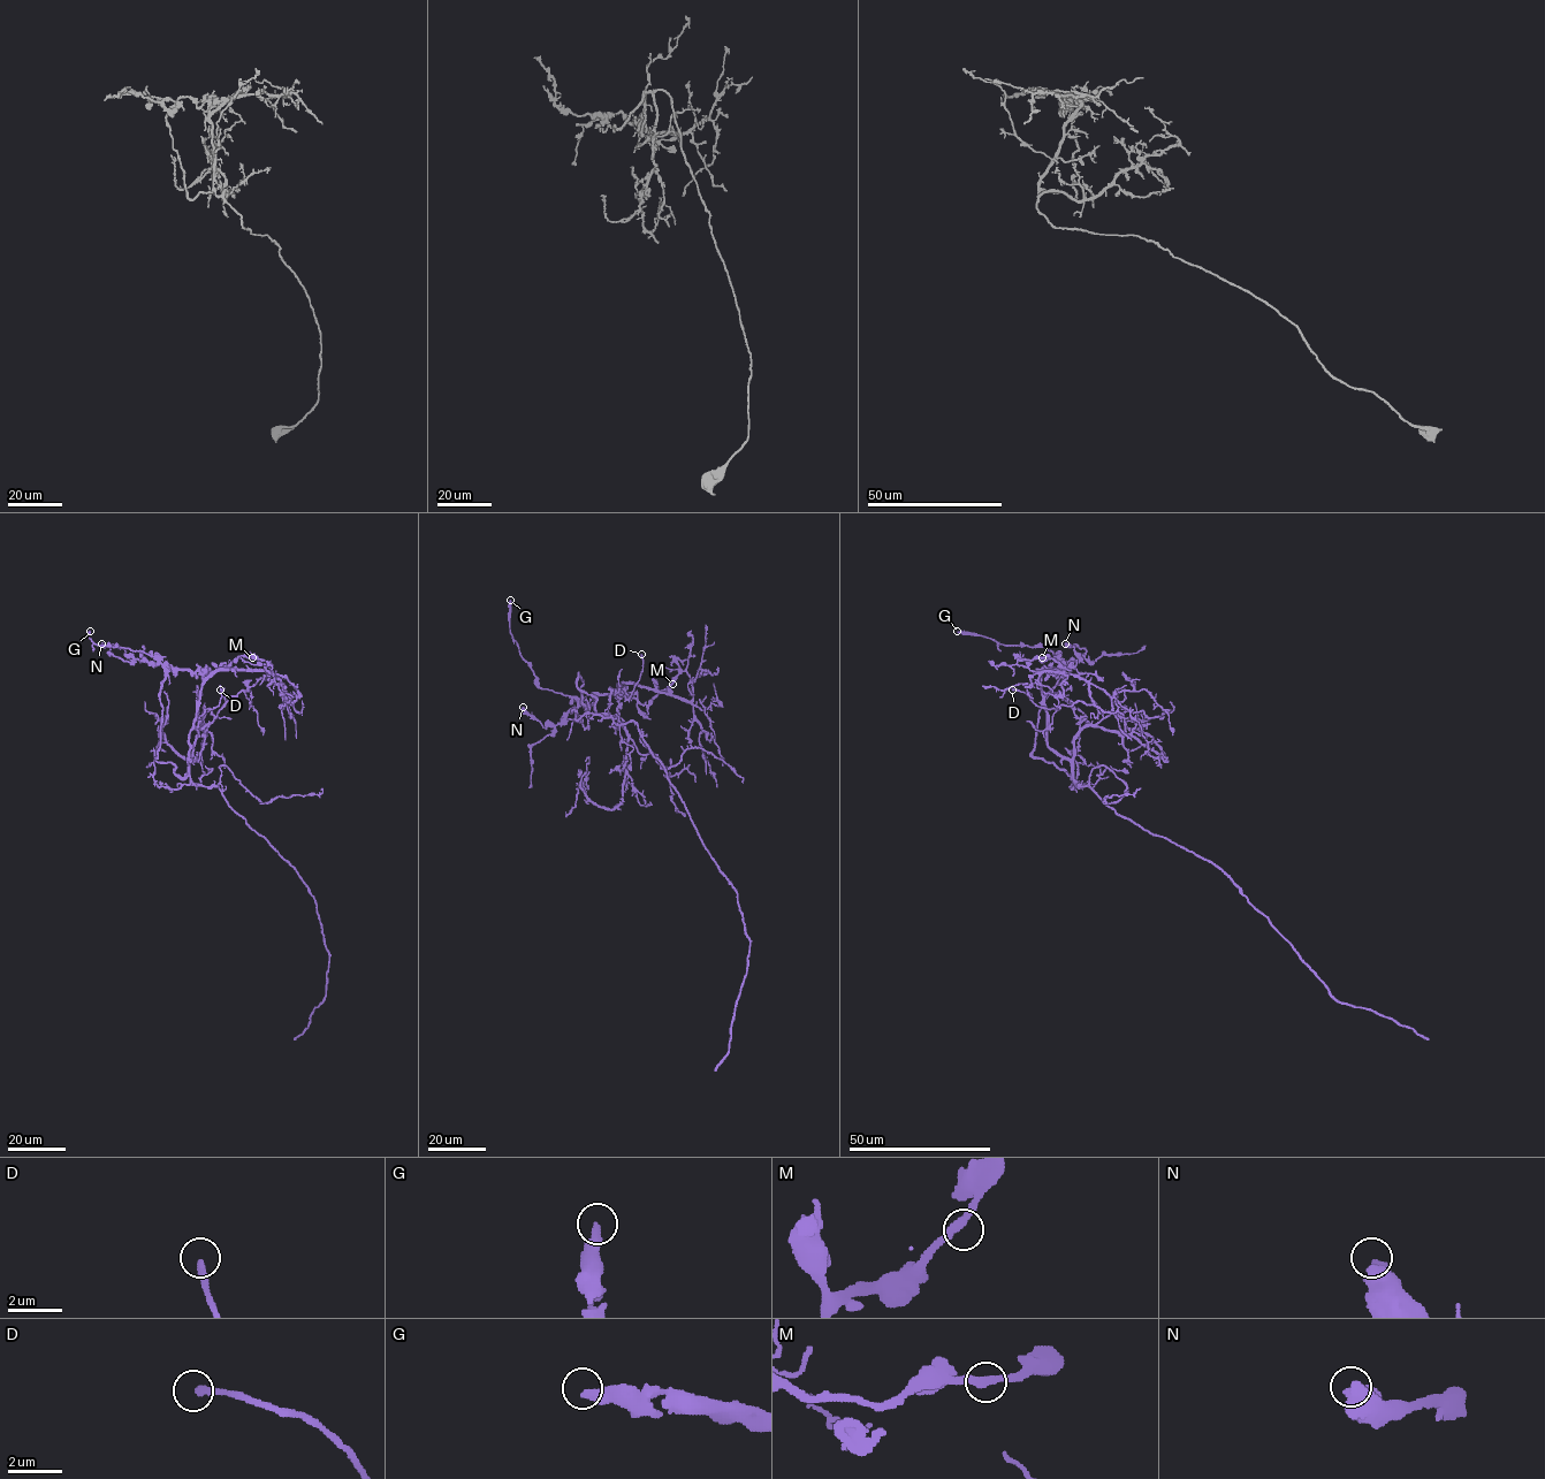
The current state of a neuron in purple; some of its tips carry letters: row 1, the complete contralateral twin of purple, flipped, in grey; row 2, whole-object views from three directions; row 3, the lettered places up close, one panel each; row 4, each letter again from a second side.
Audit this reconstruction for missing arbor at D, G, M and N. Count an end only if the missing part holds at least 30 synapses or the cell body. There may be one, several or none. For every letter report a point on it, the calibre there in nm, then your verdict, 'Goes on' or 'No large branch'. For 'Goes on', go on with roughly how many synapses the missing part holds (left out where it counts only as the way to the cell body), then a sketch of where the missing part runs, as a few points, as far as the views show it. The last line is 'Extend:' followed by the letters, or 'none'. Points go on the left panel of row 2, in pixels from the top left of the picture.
D: Place: (220, 690). Thickness 240 nm. No large branch
G: Place: (90, 631). Thickness 360 nm. No large branch
M: Place: (252, 657). Thickness 280 nm. No large branch
N: Place: (101, 643). Thickness 550 nm. No large branch
Extend: none

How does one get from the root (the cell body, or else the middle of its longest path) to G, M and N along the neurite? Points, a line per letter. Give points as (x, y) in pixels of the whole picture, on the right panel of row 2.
G: (1121, 817), (1073, 776), (1033, 755), (1039, 710), (1063, 678), (1053, 653), (957, 631)
M: (1121, 817), (1080, 786), (1072, 764), (1048, 746), (1041, 673), (1058, 671), (1017, 663), (1042, 657)
N: (1121, 817), (1073, 776), (1033, 755), (1039, 710), (1063, 680), (1063, 663), (1080, 661), (1086, 652), (1065, 643)

